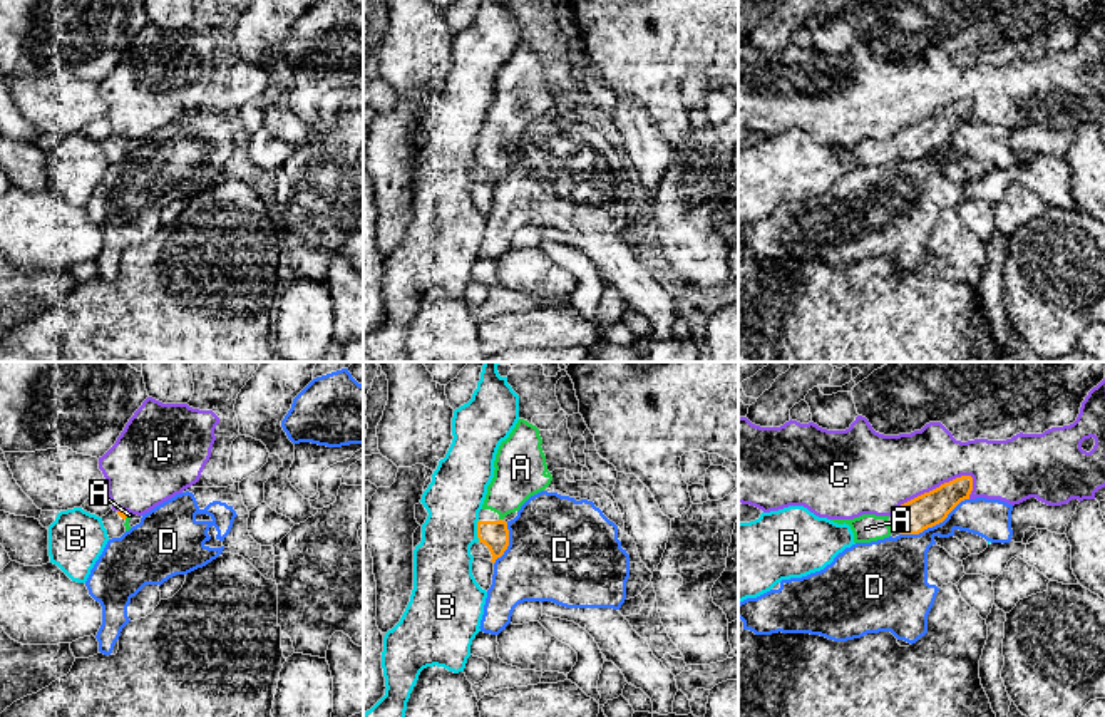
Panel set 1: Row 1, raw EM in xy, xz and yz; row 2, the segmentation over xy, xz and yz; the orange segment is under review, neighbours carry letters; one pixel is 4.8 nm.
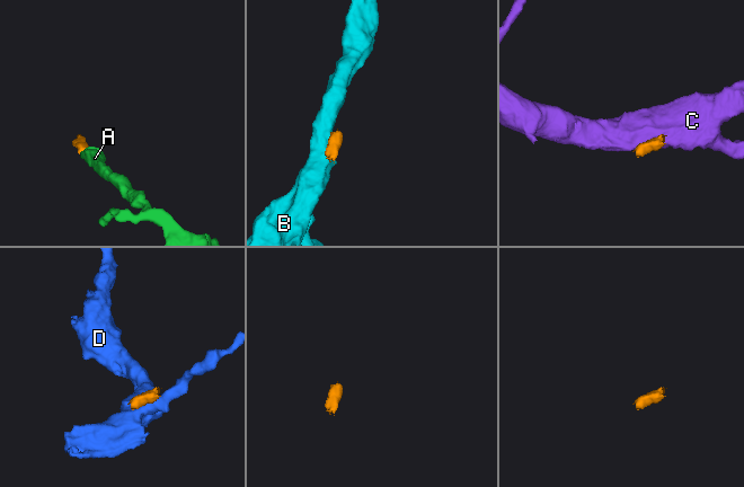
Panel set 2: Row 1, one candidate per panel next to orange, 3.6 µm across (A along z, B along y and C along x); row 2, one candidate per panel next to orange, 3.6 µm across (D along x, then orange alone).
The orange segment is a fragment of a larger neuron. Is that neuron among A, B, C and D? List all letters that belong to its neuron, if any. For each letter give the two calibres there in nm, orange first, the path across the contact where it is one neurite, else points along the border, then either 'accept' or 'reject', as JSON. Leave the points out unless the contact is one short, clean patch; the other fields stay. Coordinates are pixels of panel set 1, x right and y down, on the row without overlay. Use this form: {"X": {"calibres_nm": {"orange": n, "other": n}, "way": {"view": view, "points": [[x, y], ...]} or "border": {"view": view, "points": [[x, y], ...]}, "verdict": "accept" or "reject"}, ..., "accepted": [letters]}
{"A": {"calibres_nm": {"orange": 40, "other": 20}, "way": {"view": "xy", "points": [[121, 138], [126, 141], [129, 139]]}, "verdict": "accept"}, "B": {"calibres_nm": {"orange": 140, "other": 280}, "verdict": "reject"}, "C": {"calibres_nm": {"orange": 160, "other": 360}, "border": {"view": "yz", "points": [[973, 103], [961, 101], [945, 106], [901, 128], [891, 138]]}, "verdict": "reject"}, "D": {"calibres_nm": {"orange": 160, "other": 260}, "border": {"view": "yz", "points": [[968, 123], [941, 146], [918, 158], [901, 159]]}, "verdict": "reject"}, "accepted": ["A"]}

